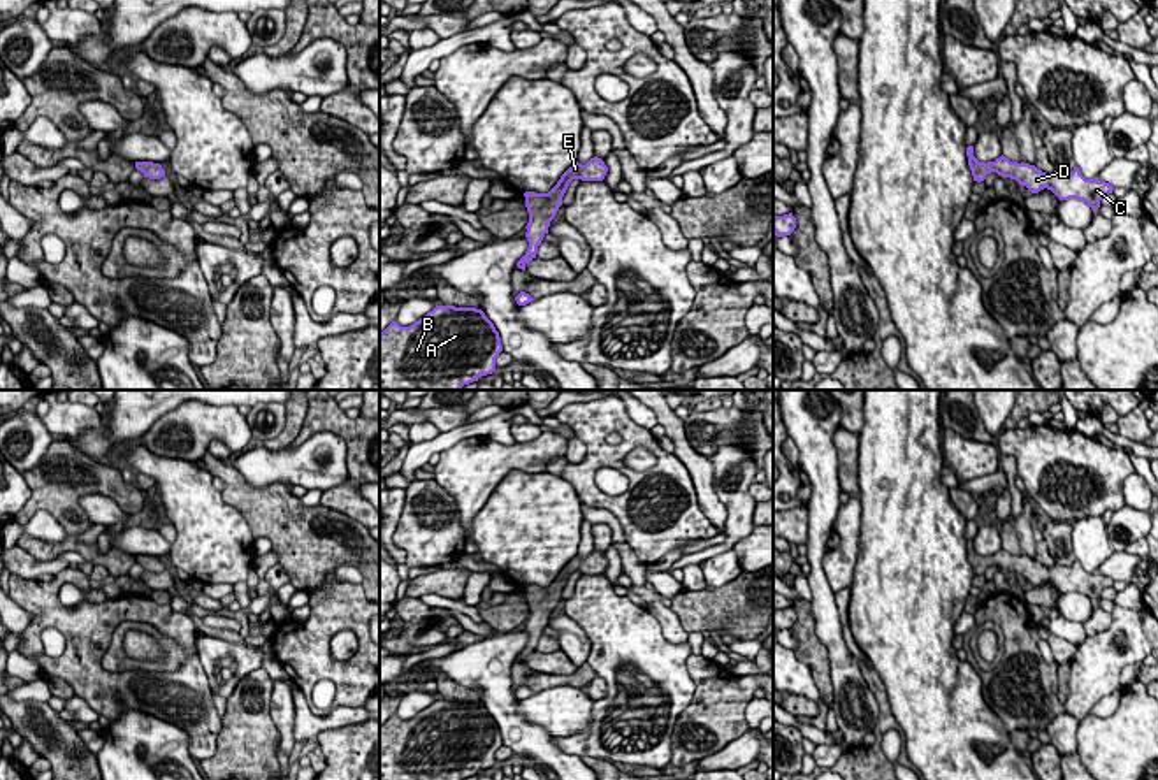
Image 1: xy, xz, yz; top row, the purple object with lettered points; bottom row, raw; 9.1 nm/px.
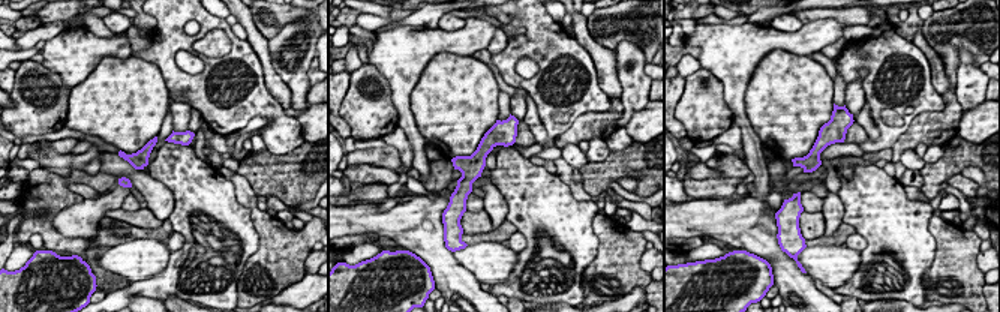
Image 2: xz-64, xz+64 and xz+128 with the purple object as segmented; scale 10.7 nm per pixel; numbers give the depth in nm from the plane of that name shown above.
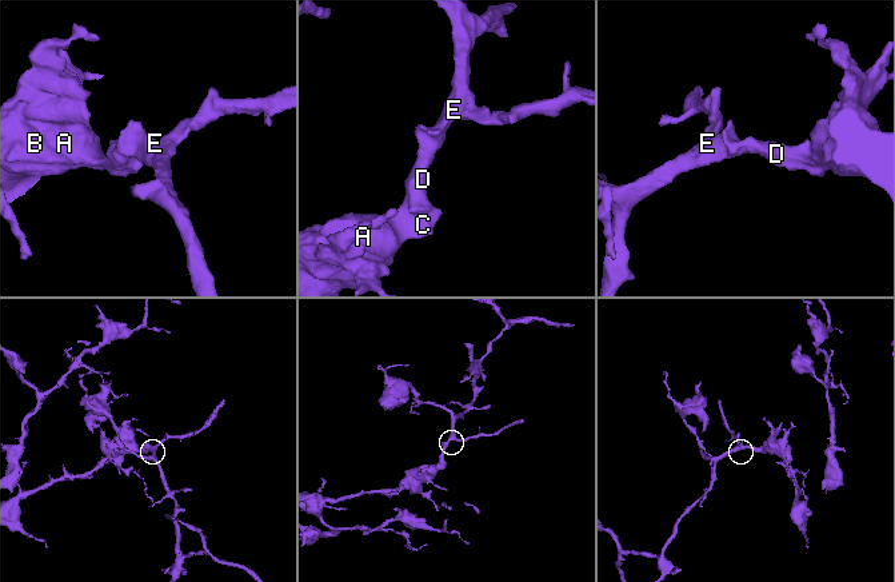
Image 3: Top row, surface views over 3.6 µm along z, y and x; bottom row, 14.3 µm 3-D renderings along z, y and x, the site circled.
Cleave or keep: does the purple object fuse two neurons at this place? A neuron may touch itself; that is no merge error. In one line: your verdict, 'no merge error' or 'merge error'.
no merge error

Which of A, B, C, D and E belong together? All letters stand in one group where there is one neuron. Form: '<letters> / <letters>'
A B C D E

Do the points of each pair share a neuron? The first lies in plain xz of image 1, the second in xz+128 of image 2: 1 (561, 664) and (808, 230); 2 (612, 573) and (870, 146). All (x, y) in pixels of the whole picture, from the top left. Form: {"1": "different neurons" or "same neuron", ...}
{"1": "same neuron", "2": "different neurons"}

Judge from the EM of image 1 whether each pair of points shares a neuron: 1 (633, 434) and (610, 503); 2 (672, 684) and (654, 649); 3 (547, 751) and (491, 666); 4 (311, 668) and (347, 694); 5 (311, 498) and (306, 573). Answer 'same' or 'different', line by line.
1: same
2: same
3: same
4: same
5: different

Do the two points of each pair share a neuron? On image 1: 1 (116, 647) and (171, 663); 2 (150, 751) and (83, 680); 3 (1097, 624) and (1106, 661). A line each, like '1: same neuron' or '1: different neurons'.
1: same neuron
2: different neurons
3: different neurons

